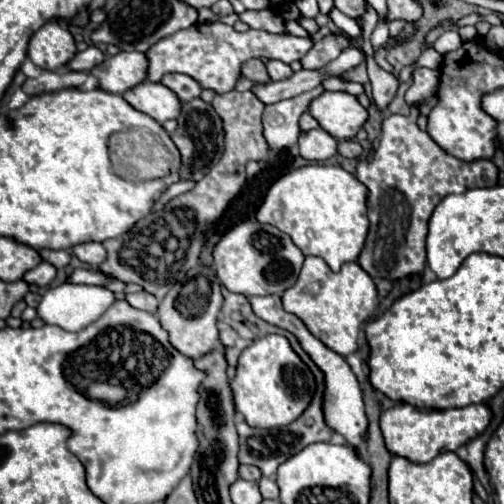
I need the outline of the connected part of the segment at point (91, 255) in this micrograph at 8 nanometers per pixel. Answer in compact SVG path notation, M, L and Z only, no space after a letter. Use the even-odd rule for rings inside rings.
M99 242L77 244L77 246L73 246L73 254L75 254L81 262L87 262L87 264L91 264L91 266L99 266L99 264L107 258L107 252L105 252L103 244L99 244Z

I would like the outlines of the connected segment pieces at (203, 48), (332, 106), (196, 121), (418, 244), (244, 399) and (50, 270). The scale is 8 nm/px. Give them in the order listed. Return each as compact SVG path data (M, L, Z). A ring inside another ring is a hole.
M223 22L193 24L187 30L179 30L171 36L165 36L147 50L149 58L147 78L151 82L159 82L161 76L167 72L181 72L195 78L203 88L213 88L217 94L223 94L235 88L243 62L251 58L271 58L291 64L293 60L301 60L309 52L311 44L313 44L311 38L269 34L265 30L253 28L249 28L247 32L235 32L231 26Z
M323 92L311 102L309 114L337 140L355 138L369 118L359 100L347 92Z
M201 98L185 102L177 122L179 122L179 126L175 132L171 132L171 138L181 152L181 172L179 174L181 174L181 178L201 180L211 170L211 166L215 162L219 162L219 156L223 154L223 148L225 148L223 124L221 124L217 112L211 108L211 104L203 102ZM209 124L211 124L211 134L209 134Z
M389 116L381 124L381 140L371 156L357 166L357 178L369 188L369 236L359 256L359 266L371 278L397 280L425 268L427 222L435 206L449 194L469 188L495 186L497 166L489 160L463 162L443 152L425 130L419 130L413 116Z
M269 334L257 338L239 356L237 376L231 382L235 394L235 408L245 416L249 426L255 428L281 428L297 420L311 404L311 392L307 386L309 370L291 348L289 340L281 334Z
M41 262L39 266L35 266L31 272L25 274L25 282L29 284L37 284L37 286L47 286L53 278L57 276L57 268L49 262Z

